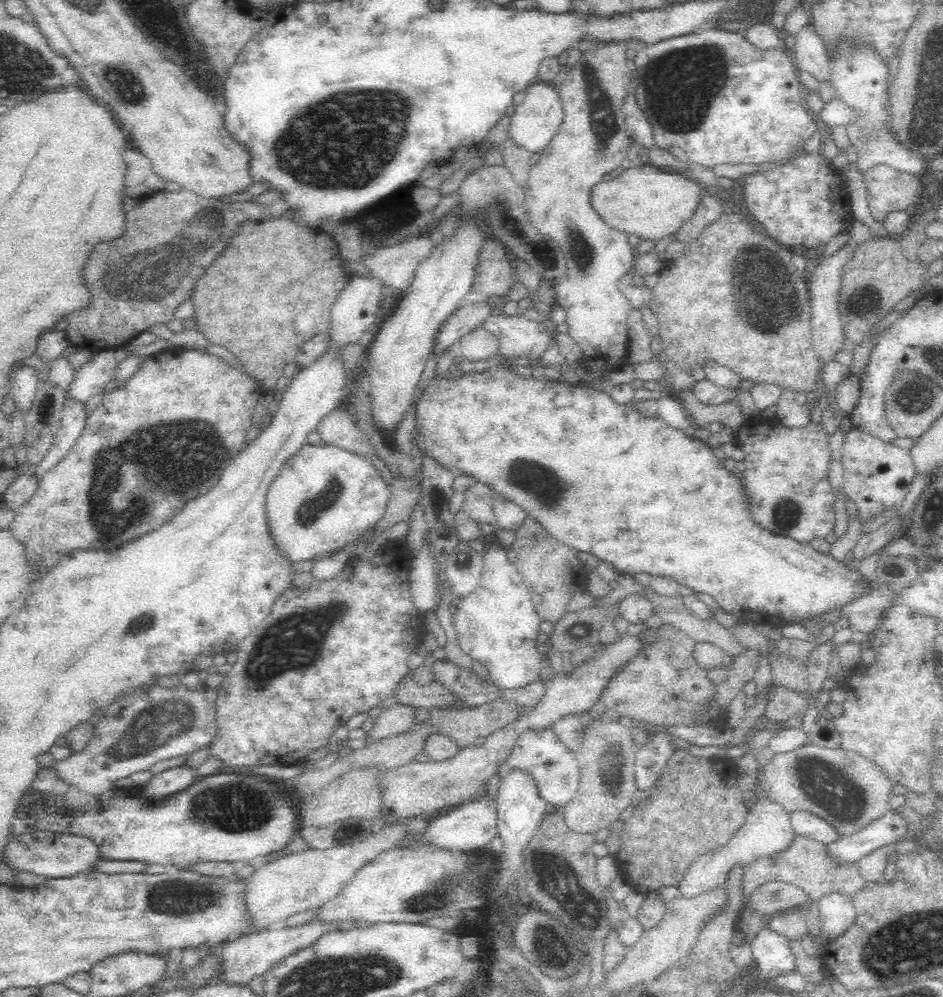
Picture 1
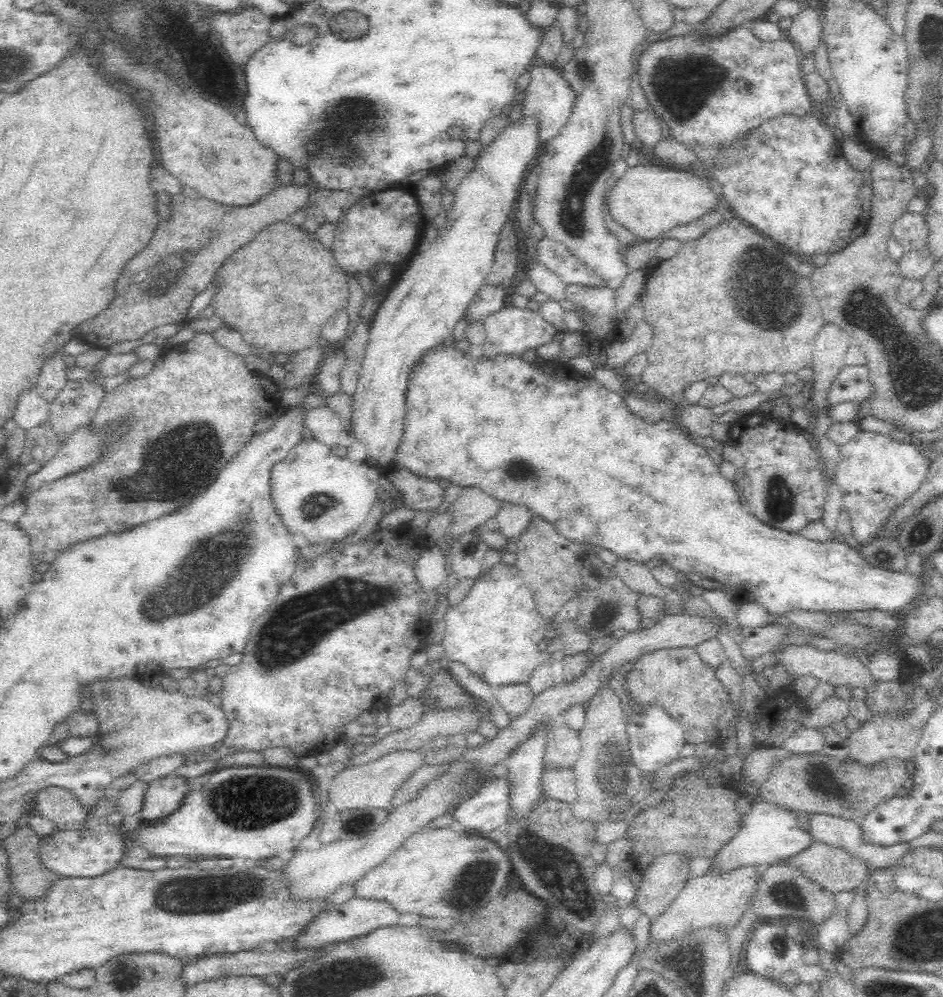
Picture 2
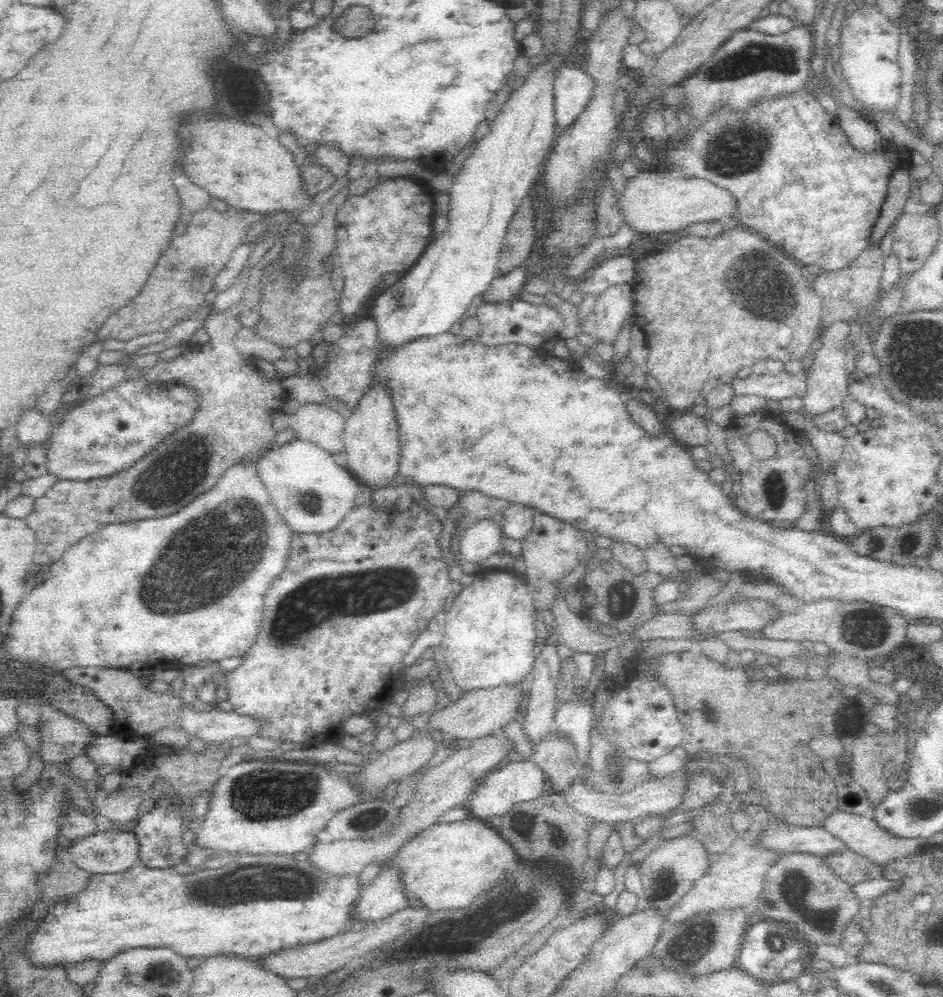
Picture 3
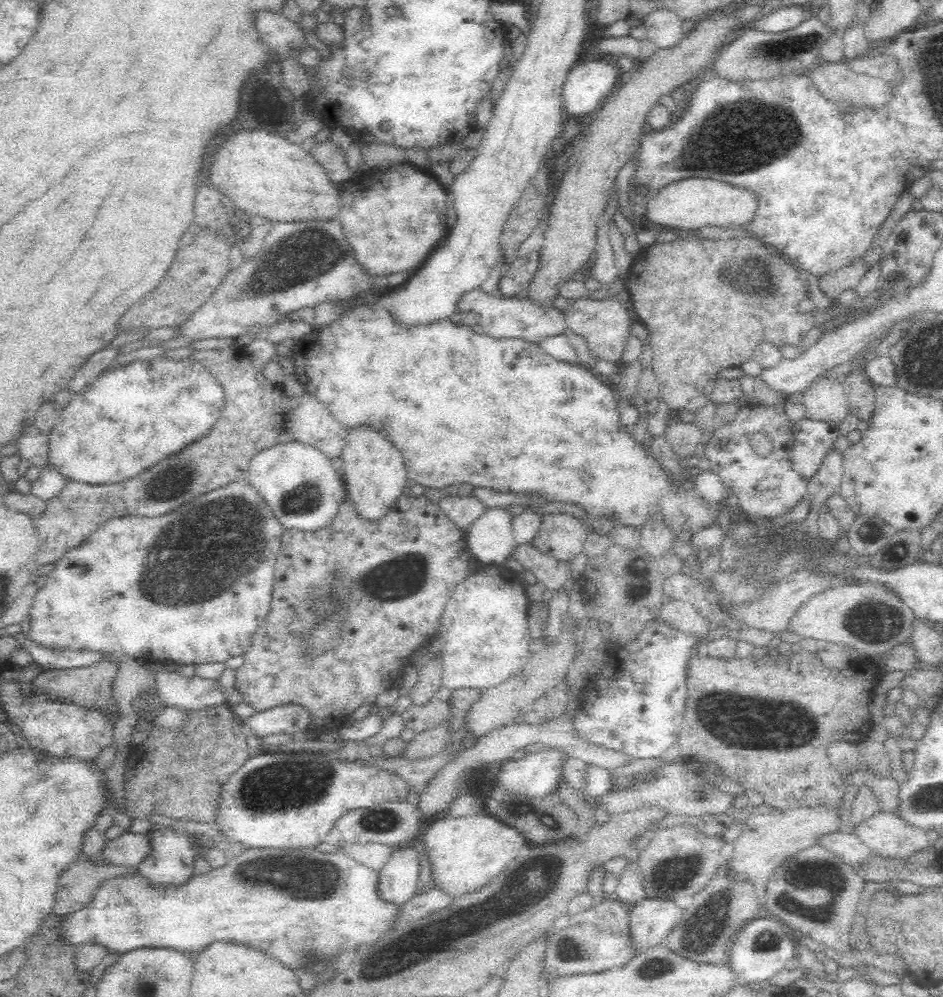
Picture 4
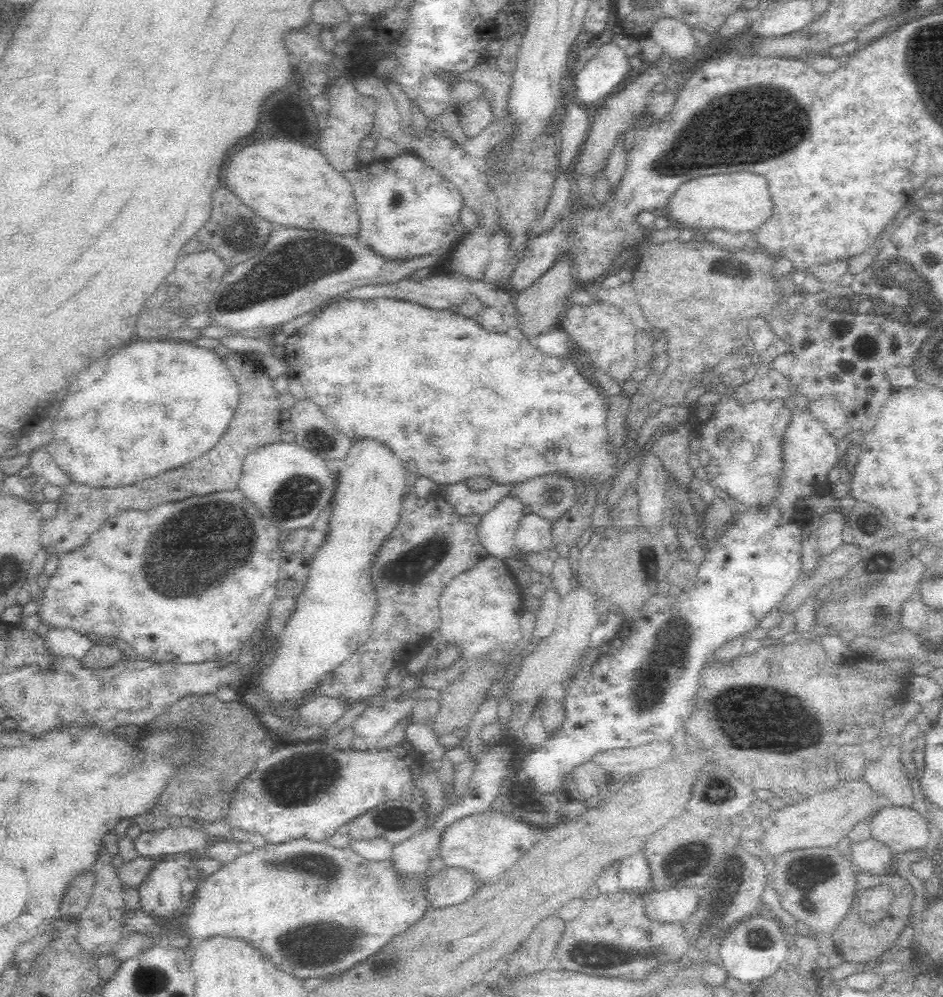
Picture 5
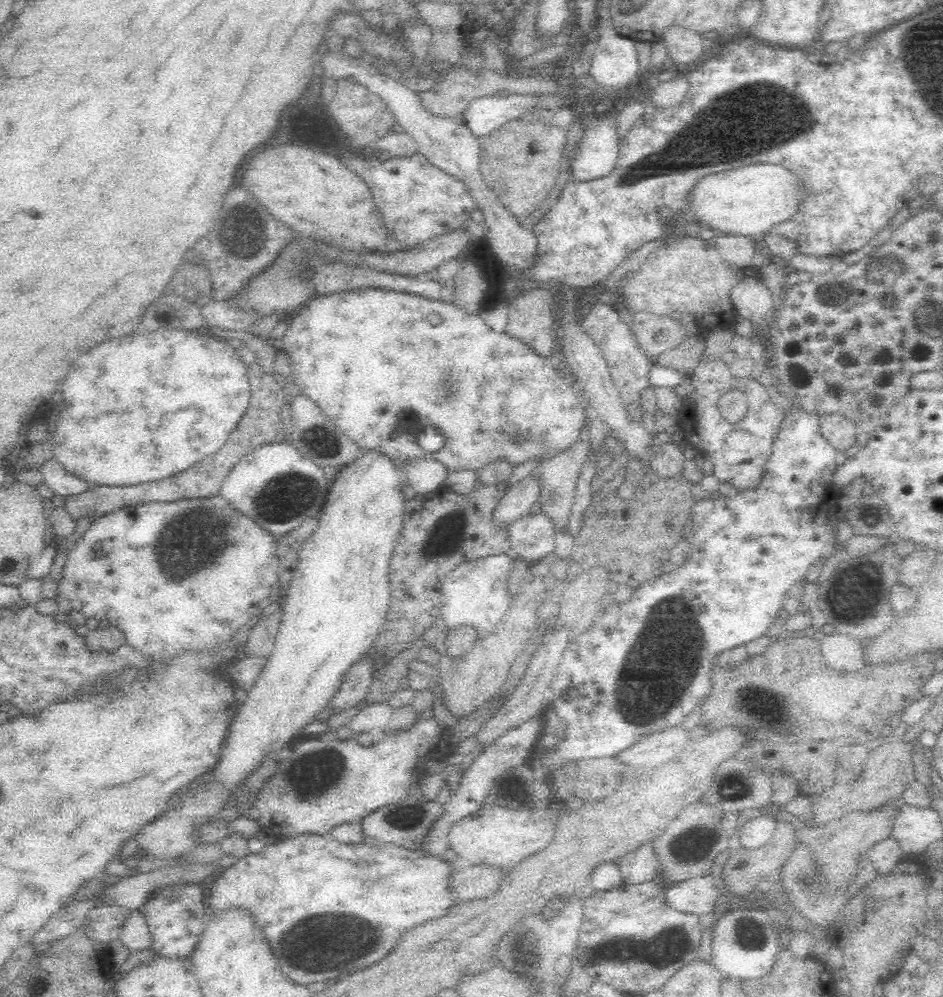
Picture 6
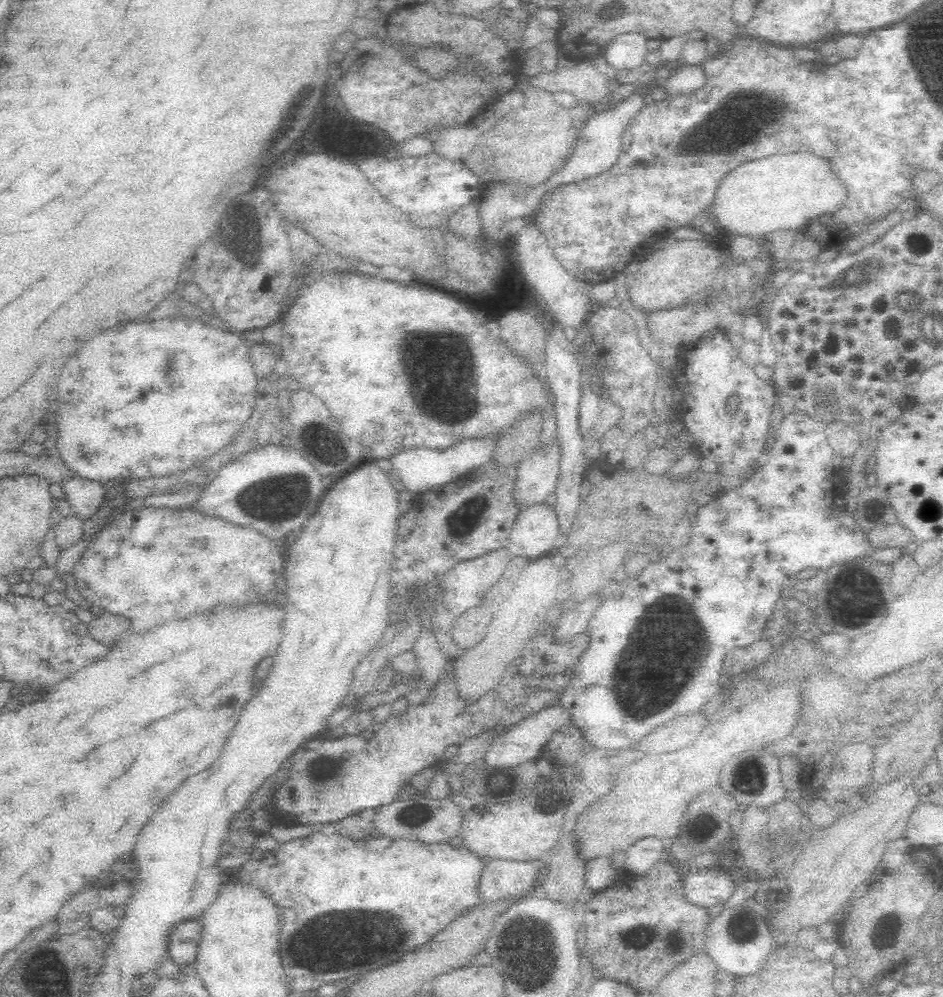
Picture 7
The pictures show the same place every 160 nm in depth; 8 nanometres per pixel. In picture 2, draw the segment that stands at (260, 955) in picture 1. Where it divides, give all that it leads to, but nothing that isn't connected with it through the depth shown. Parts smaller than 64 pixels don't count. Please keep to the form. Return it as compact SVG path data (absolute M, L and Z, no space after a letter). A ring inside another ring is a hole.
M356 896L347 900L344 904L334 905L333 909L325 912L321 918L318 918L309 926L309 931L306 931L301 939L296 942L288 942L286 945L302 944L314 948L324 944L342 943L343 941L366 936L382 927L398 925L400 916L402 916L402 912L394 908L394 905L385 897Z

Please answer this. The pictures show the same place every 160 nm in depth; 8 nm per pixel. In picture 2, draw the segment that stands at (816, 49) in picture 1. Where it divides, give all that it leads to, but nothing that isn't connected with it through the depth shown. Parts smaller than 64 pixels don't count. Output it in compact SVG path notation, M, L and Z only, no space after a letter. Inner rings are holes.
M804 4L802 10L793 16L787 36L797 40L803 57L810 50L815 50L821 35L822 10L814 9L810 4Z

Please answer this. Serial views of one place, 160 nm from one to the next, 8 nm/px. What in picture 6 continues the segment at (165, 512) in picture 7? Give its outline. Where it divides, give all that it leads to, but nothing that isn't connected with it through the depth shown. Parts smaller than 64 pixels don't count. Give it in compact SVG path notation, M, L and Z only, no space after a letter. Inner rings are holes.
M212 498L150 501L97 515L90 528L67 554L63 575L57 586L58 602L62 603L62 608L80 610L86 618L92 616L114 623L124 631L130 646L146 654L162 653L162 648L170 648L170 652L174 652L178 644L214 644L214 640L226 640L226 636L232 636L254 614L282 596L276 536L262 528L254 528L250 520L238 516L240 514L232 508L226 508L222 500Z

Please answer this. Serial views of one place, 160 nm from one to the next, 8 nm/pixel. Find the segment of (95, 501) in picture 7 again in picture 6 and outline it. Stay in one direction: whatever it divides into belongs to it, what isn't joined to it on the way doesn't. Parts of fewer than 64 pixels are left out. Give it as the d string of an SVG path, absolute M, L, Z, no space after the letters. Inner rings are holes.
M47 457L43 466L44 490L51 492L53 495L67 498L84 494L94 487L90 482L68 473L54 457L50 457L50 461Z

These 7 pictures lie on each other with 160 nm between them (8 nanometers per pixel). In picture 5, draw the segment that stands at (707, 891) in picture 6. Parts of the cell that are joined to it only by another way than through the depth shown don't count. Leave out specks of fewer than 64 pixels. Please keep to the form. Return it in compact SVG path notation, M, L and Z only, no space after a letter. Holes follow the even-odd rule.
M668 888L646 894L646 912L658 920L686 920L696 912L698 902L700 896L694 888Z

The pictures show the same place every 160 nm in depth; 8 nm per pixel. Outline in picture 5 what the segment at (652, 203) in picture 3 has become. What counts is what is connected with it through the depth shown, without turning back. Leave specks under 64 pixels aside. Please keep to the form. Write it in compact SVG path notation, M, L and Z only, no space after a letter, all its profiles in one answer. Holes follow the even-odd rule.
M734 172L720 176L702 176L682 184L668 208L670 218L679 228L724 228L734 232L750 232L768 222L776 210L768 190L768 178L756 172Z

